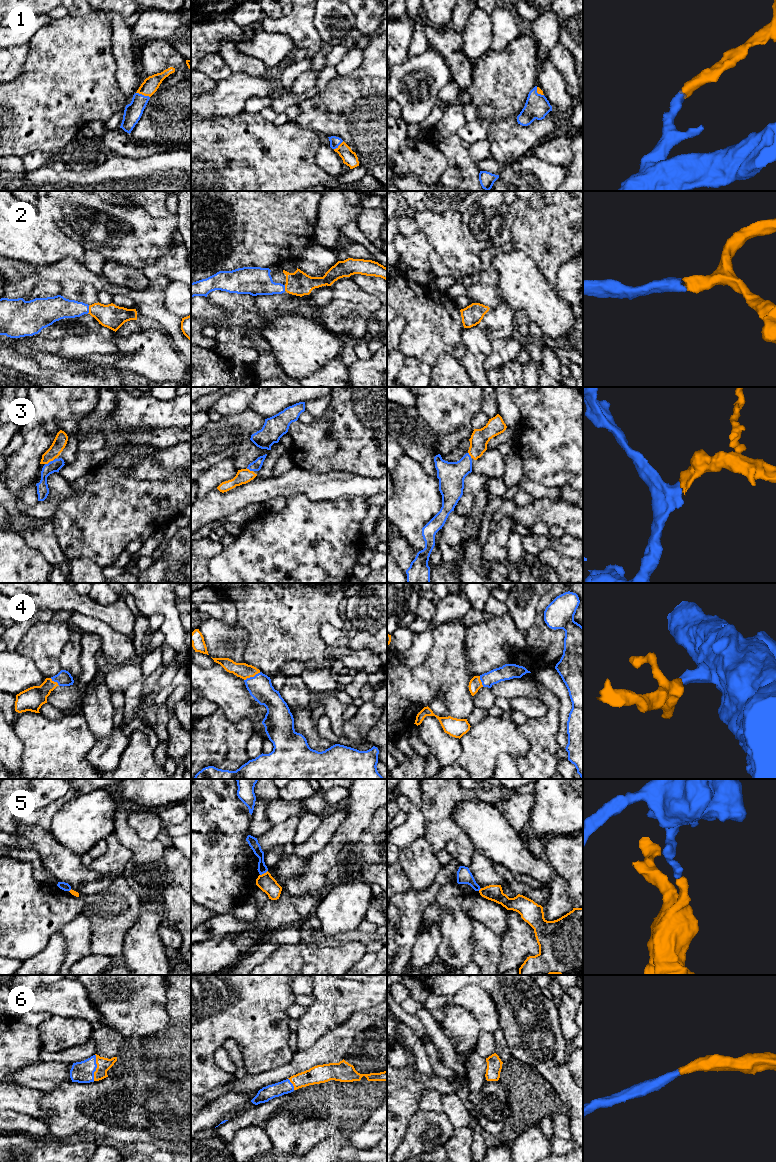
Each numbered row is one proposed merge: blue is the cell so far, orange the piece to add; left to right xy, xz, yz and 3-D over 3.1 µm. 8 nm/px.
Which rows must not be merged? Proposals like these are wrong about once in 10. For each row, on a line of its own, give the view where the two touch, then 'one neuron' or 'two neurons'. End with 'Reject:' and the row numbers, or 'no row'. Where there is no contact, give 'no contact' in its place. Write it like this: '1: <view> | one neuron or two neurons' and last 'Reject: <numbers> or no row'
1: xy | one neuron
2: xy | one neuron
3: xz | one neuron
4: xz | one neuron
5: xz | two neurons
6: xy | one neuron
Reject: 5

